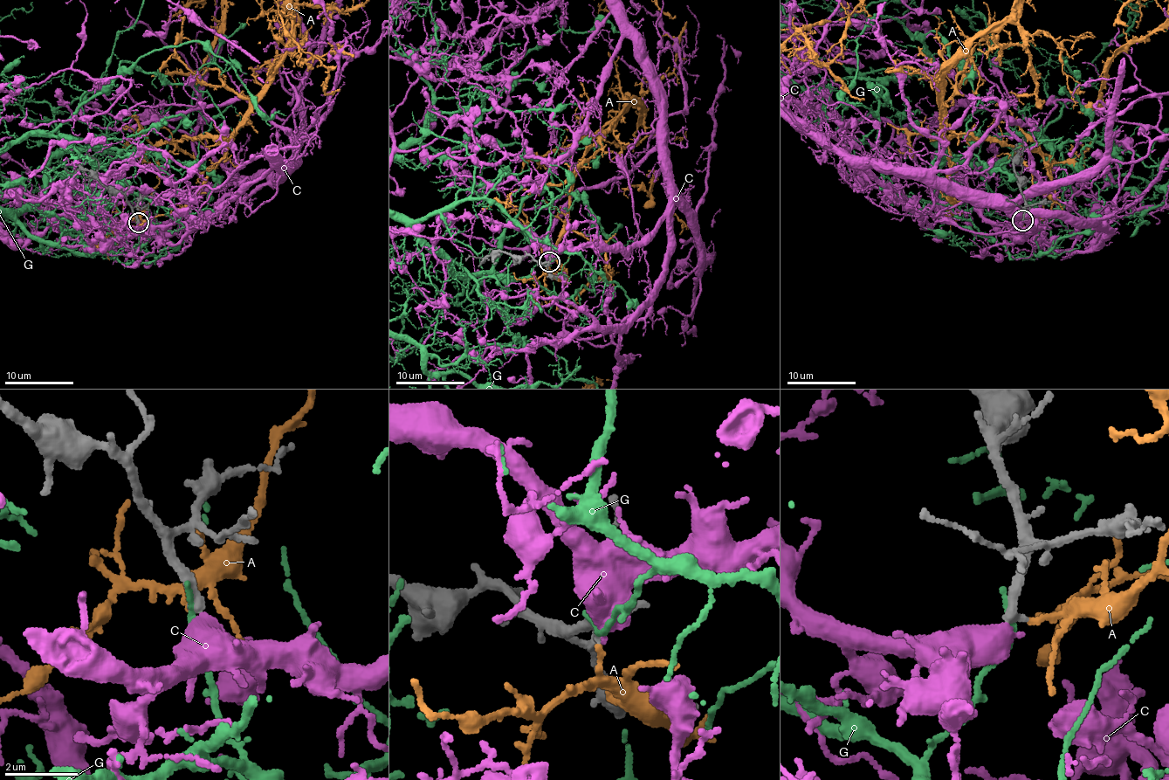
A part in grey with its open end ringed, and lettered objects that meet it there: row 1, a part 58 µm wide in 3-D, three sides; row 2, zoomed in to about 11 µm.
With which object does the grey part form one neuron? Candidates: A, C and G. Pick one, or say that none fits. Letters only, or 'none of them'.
C

